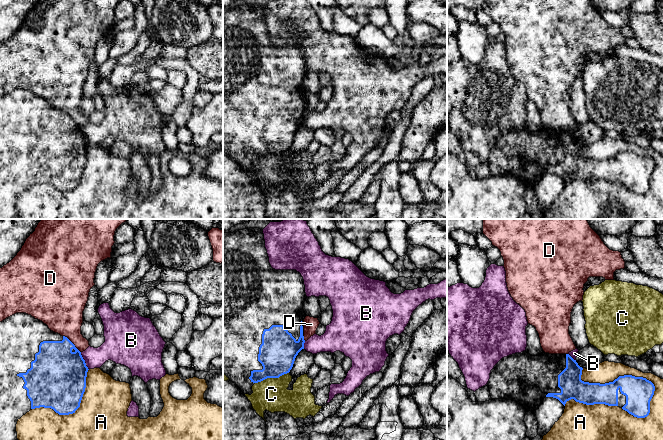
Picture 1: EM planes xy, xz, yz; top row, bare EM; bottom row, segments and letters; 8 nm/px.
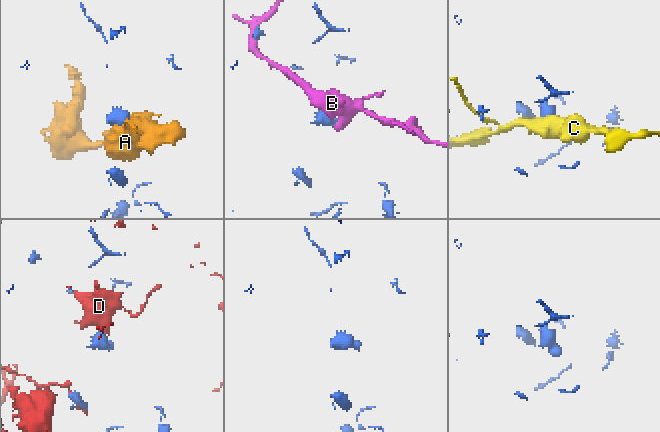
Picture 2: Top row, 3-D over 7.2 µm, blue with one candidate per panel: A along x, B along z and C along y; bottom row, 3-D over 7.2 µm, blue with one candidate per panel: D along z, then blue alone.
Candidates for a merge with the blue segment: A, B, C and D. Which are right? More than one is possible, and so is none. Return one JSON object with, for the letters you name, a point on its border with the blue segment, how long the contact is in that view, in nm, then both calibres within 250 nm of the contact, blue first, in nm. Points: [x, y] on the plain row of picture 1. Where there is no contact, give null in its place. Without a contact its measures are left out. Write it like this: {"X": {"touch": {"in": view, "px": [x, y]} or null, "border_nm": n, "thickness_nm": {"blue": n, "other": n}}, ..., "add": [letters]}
{"add": []}

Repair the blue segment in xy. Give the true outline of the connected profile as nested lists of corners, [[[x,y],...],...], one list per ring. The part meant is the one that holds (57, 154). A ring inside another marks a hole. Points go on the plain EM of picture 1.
[[[16,89],[0,98],[0,219],[12,219],[17,216],[17,197],[32,185],[40,183],[51,184],[59,191],[75,189],[75,187],[80,183],[85,168],[88,146],[89,145],[86,142],[81,128],[75,123],[75,121],[67,113],[51,107],[42,97],[35,95],[26,89]]]

